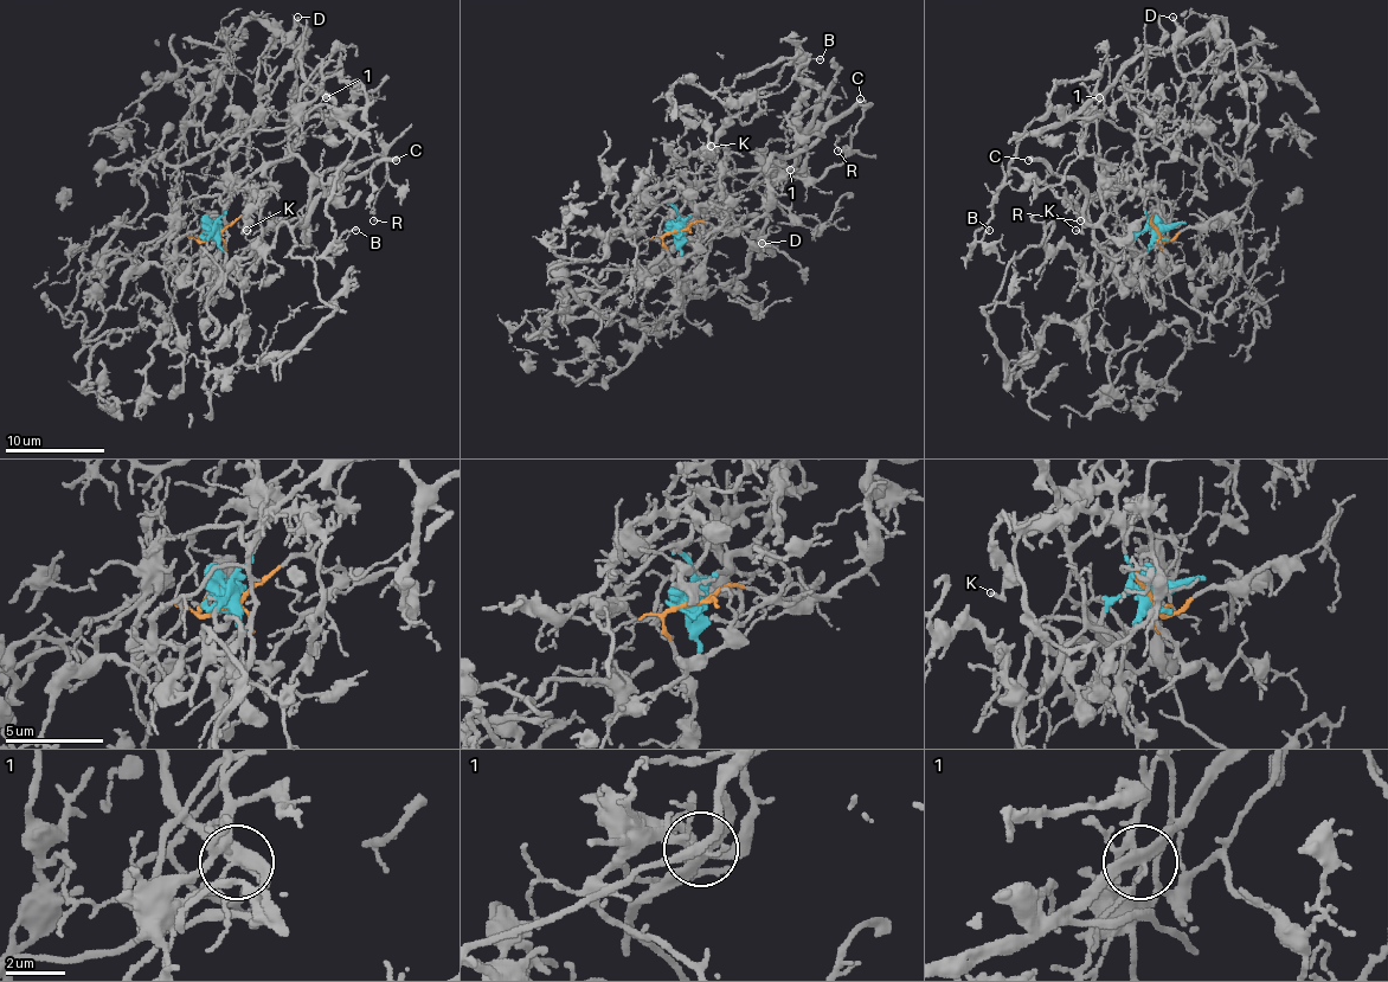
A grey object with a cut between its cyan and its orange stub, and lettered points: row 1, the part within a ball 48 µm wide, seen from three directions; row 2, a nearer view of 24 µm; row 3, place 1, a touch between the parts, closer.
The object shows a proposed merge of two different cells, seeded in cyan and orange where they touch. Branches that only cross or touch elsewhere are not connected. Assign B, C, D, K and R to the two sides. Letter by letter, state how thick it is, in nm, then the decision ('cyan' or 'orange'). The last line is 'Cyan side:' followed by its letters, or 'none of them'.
B: 140 nm | cyan
C: 360 nm | orange
D: 240 nm | cyan
K: 240 nm | cyan
R: 100 nm | orange
Cyan side: B, D, K

